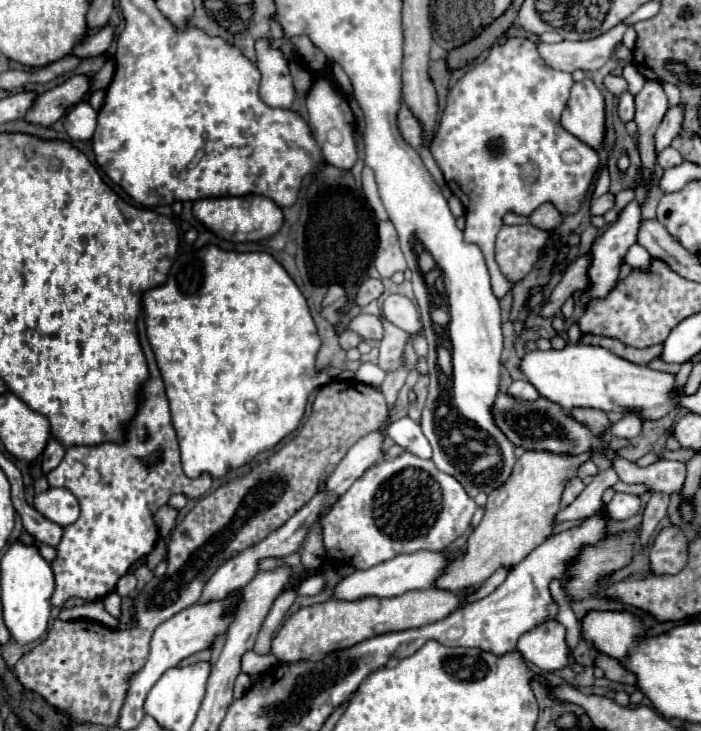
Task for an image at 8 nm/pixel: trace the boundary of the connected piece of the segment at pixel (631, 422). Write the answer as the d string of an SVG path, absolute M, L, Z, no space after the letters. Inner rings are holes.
M625 413L619 421L611 423L607 429L607 437L623 437L623 439L633 439L635 435L639 435L643 421L633 415L633 413Z

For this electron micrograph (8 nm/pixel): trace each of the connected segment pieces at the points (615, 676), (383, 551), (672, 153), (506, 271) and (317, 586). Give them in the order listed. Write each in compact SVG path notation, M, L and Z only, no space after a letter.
M601 653L601 655L597 657L597 665L605 671L605 677L607 677L609 681L625 683L625 685L635 685L635 675L629 673L629 671L625 671L617 659L611 659L611 657L607 657L607 655Z
M403 453L397 459L379 461L375 467L367 469L331 507L331 511L323 515L323 547L331 559L347 561L355 569L369 569L387 559L393 559L395 555L415 553L419 549L445 549L453 539L465 533L465 529L471 525L475 509L475 501L467 495L467 491L463 491L463 485L455 477L439 471L435 463L427 459Z
M667 147L667 149L663 149L663 151L657 155L657 163L659 163L663 169L669 169L669 167L675 167L675 165L683 163L683 157L679 155L677 149Z
M503 225L497 235L495 257L501 273L511 281L521 281L537 263L541 247L547 243L547 231L533 225Z
M319 573L313 575L313 579L303 579L299 583L297 595L317 595L323 589L323 577Z

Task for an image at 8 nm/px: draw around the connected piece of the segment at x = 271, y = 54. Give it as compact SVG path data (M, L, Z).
M267 39L267 43L255 43L255 53L257 67L263 77L259 89L261 99L269 107L289 109L295 97L295 87L283 51L271 47L271 41Z

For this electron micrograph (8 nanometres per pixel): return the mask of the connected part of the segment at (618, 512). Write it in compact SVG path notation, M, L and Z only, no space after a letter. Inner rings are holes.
M615 493L611 503L607 505L609 517L615 521L623 521L633 517L641 509L641 499L631 493Z

